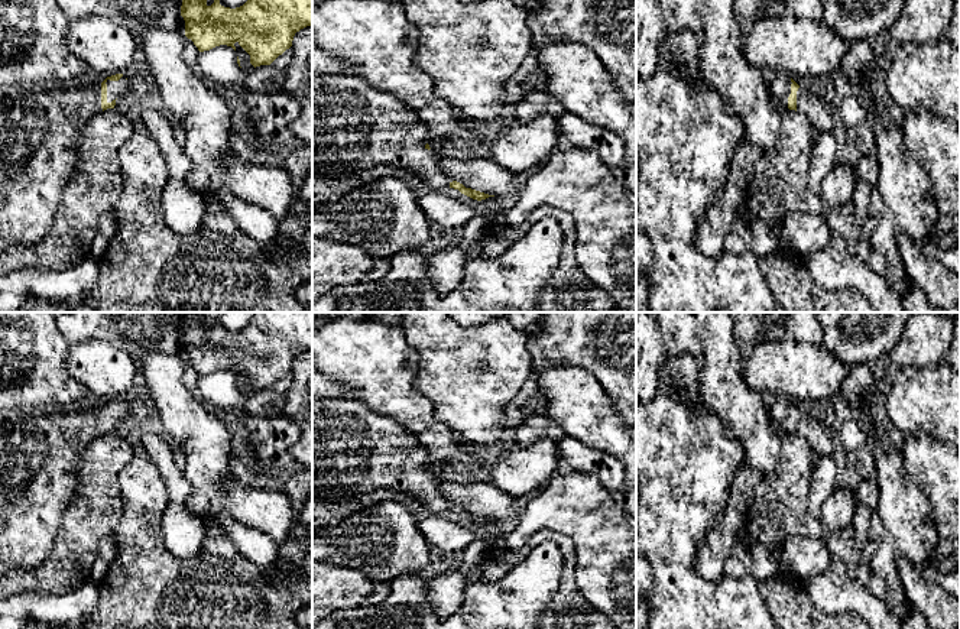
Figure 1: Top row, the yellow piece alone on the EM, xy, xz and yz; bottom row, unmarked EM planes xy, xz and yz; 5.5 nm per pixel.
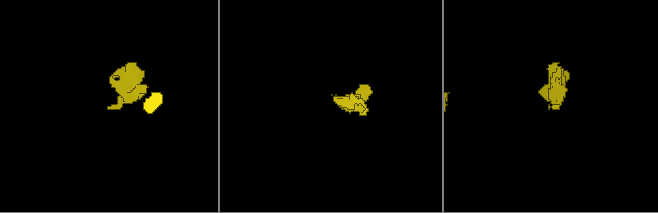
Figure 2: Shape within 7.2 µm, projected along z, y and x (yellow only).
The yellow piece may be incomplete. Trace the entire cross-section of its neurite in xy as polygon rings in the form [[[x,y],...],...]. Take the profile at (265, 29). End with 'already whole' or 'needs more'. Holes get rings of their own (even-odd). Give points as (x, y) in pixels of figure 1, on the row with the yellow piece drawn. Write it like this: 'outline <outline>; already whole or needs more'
outline [[[182,0],[181,16],[185,20],[185,36],[194,42],[200,52],[210,51],[220,45],[231,46],[236,51],[234,43],[237,42],[250,55],[250,64],[256,68],[260,65],[270,65],[279,55],[292,46],[296,32],[312,25],[312,0],[247,0],[243,6],[236,9],[221,6],[220,0],[214,0],[211,6],[207,4],[207,0]]]; already whole

